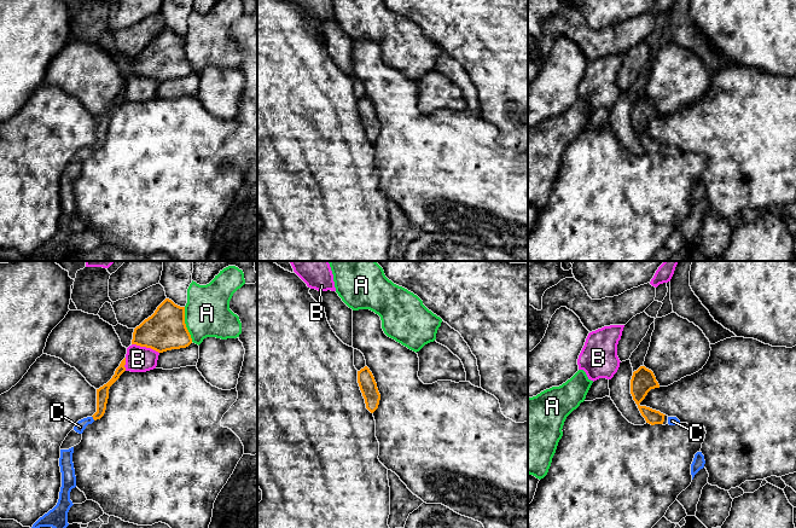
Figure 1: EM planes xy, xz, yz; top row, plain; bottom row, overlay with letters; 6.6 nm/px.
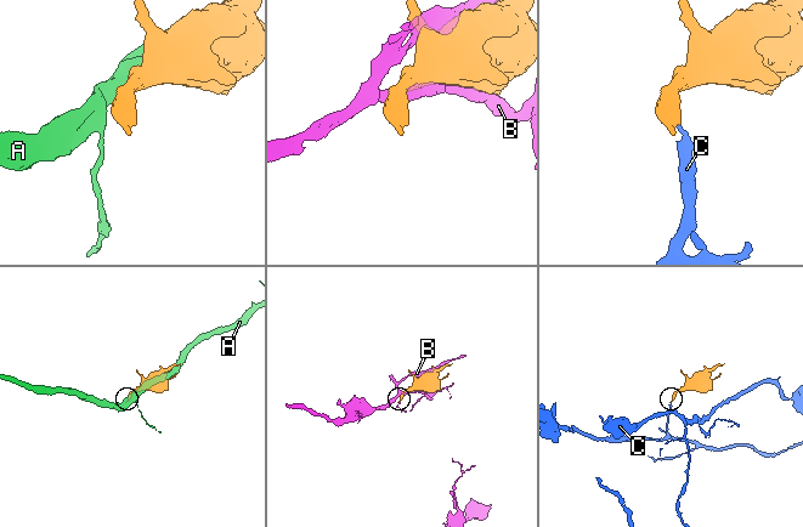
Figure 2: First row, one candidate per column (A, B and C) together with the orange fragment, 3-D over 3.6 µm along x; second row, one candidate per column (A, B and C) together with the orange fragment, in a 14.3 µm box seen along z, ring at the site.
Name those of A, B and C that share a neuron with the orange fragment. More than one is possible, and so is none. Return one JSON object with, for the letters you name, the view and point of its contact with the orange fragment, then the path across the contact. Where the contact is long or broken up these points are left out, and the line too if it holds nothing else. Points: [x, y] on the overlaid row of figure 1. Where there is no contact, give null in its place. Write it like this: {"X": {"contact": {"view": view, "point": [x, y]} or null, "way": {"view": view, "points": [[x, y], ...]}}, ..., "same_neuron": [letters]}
{"C": {"contact": {"view": "xy", "point": [93, 418]}, "way": {"view": "xy", "points": [[103, 392], [100, 411], [93, 418], [86, 421], [80, 427]]}}, "same_neuron": ["C"]}

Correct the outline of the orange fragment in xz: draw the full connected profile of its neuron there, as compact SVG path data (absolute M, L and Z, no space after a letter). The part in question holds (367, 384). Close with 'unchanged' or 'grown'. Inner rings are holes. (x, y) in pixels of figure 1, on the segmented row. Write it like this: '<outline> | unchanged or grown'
M367 366L358 371L358 383L365 399L366 408L373 413L378 408L380 394L374 377Z | unchanged

